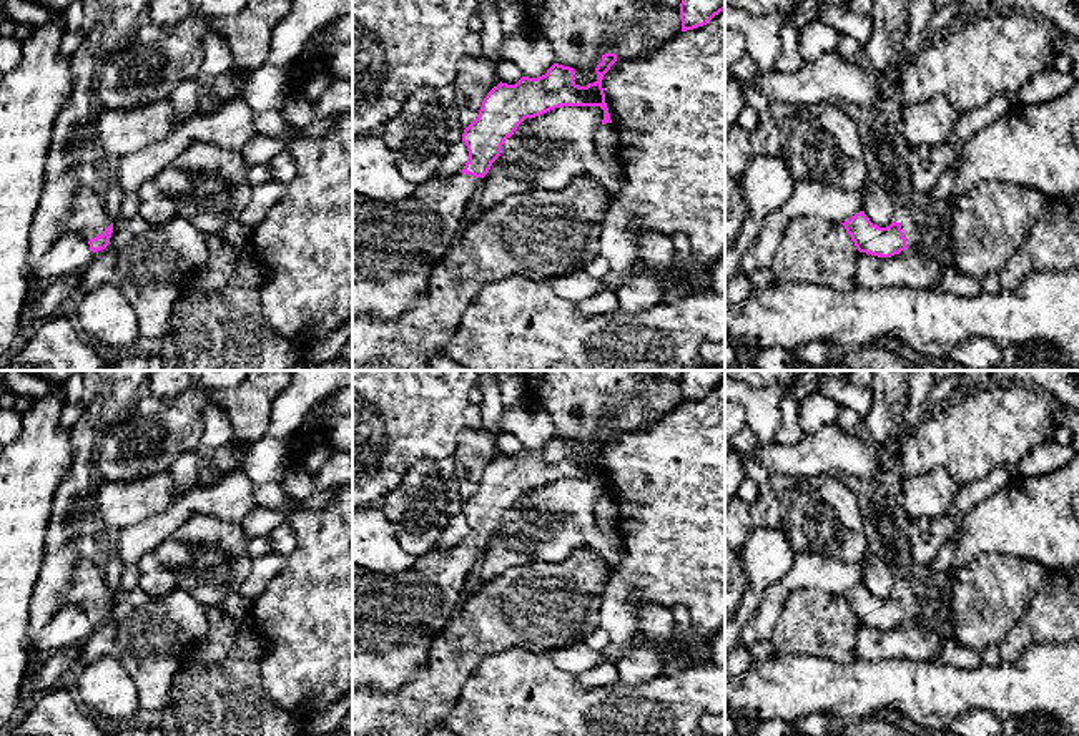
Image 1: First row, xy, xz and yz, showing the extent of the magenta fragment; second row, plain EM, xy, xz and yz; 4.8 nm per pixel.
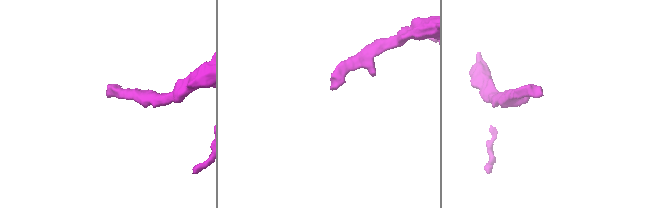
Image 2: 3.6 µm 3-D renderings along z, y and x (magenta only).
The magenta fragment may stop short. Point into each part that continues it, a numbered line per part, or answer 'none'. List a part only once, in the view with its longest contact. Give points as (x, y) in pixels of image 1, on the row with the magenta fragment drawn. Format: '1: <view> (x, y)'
1: yz (906, 211)

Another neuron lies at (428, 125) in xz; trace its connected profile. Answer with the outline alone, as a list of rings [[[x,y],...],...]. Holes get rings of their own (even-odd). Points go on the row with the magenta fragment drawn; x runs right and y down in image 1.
[[[456,86],[419,88],[377,135],[404,179],[416,188],[437,176],[446,153],[462,141]]]

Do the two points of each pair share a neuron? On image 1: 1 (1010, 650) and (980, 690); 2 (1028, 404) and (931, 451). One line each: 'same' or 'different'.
1: different
2: same

